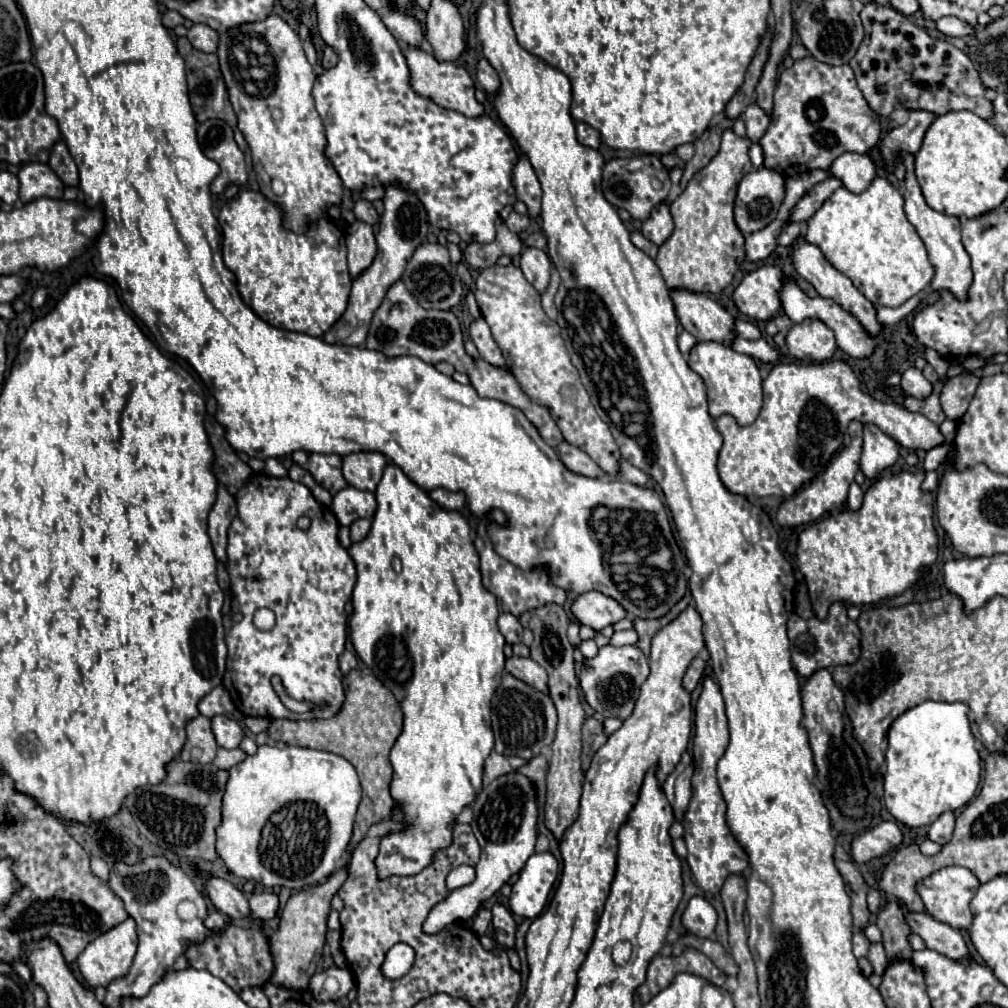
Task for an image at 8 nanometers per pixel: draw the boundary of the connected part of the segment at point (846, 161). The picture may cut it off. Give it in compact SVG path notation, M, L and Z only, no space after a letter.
M844 153L840 155L840 159L836 159L836 163L832 163L830 171L834 177L838 177L844 183L848 191L860 193L876 177L876 163L870 155Z

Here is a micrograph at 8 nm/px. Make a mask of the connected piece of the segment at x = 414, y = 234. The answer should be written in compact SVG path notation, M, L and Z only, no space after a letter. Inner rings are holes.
M386 187L384 215L380 217L380 225L378 225L378 233L376 233L378 253L376 253L372 265L368 269L364 269L362 275L358 275L352 281L352 293L350 293L346 313L324 335L324 339L328 343L364 345L374 311L380 307L386 291L402 277L408 259L412 257L414 249L426 241L426 237L428 237L428 219L426 219L424 205L416 199L416 195L412 195L408 191L400 191L400 187ZM340 329L344 329L344 333Z

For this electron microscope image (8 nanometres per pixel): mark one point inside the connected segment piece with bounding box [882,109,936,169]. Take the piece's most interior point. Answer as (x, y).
(907, 139)

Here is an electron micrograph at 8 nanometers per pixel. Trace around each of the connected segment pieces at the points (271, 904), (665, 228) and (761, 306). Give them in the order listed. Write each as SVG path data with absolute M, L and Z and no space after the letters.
M254 893L250 897L250 919L272 919L278 911L278 897L274 893Z
M660 203L652 211L652 217L648 217L642 223L642 235L656 245L662 245L672 235L672 229L674 229L674 223L672 223L672 215L666 203Z
M760 267L748 273L740 285L734 289L734 303L746 317L754 321L768 321L780 309L778 291L782 287L782 269L780 267Z

